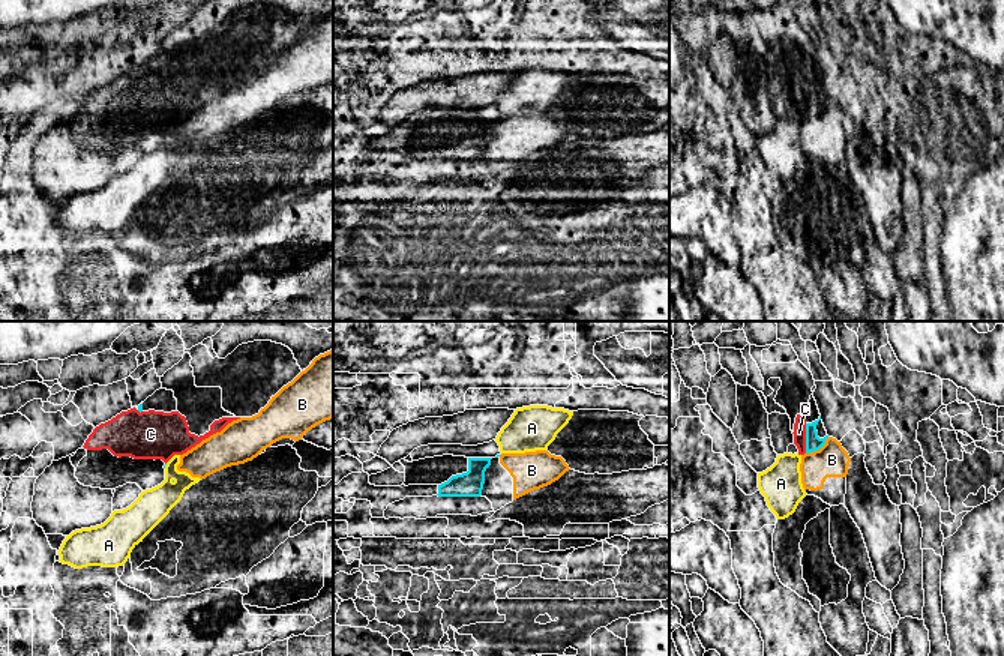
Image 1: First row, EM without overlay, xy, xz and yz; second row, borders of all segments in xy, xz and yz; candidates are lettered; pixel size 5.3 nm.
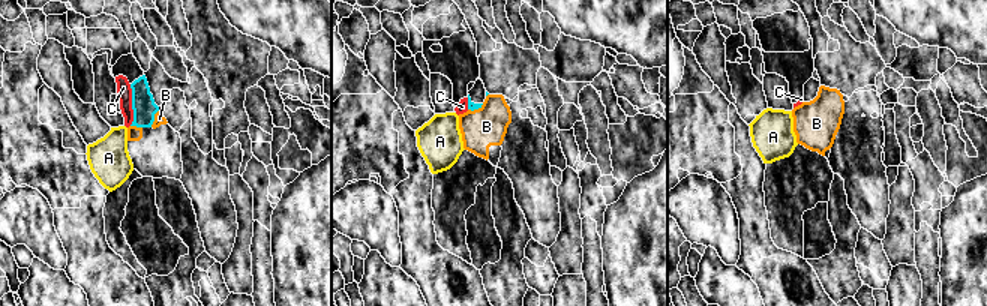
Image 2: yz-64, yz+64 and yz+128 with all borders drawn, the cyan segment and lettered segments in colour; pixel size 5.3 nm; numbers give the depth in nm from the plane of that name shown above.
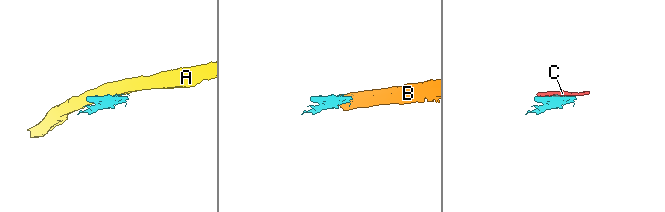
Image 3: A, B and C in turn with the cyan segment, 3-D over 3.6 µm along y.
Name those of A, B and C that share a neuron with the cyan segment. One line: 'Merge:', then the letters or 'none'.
Merge: C

